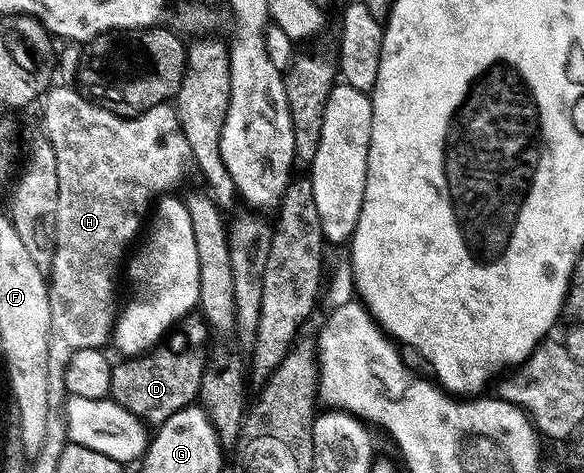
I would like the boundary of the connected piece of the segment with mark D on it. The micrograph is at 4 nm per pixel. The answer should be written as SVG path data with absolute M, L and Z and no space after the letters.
M165 344L139 357L118 360L109 371L109 397L153 427L163 424L175 411L194 404L200 391L203 355L193 345L172 349Z

